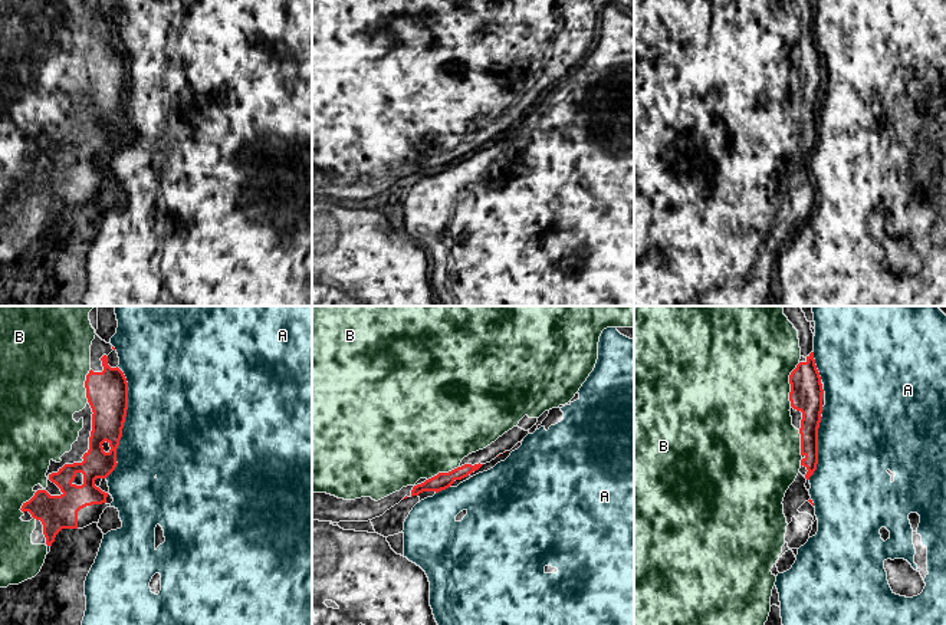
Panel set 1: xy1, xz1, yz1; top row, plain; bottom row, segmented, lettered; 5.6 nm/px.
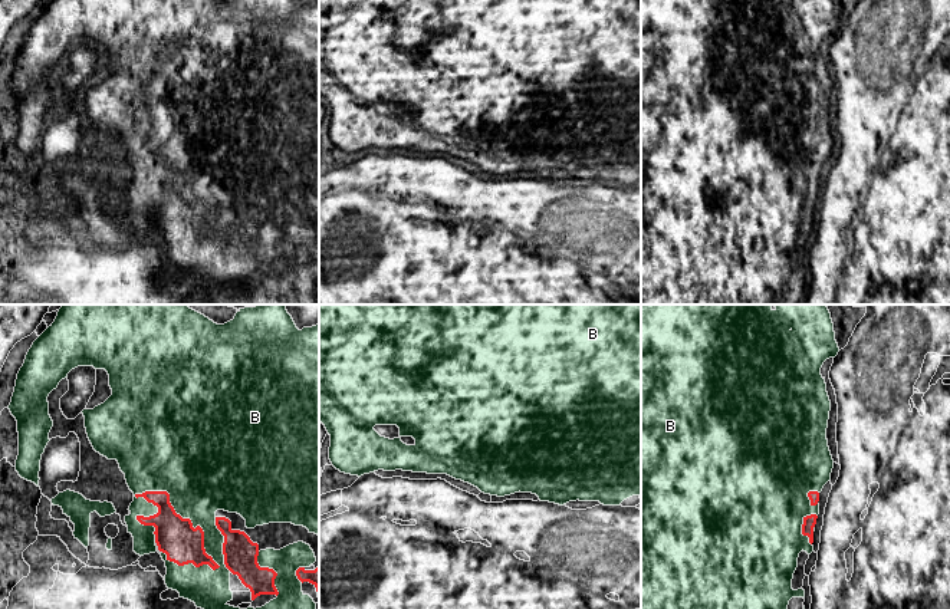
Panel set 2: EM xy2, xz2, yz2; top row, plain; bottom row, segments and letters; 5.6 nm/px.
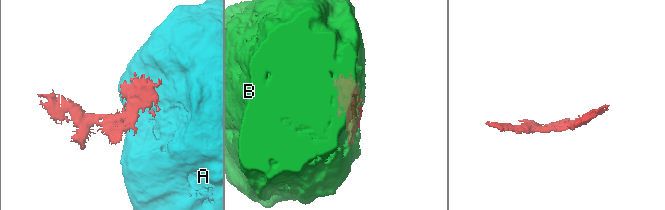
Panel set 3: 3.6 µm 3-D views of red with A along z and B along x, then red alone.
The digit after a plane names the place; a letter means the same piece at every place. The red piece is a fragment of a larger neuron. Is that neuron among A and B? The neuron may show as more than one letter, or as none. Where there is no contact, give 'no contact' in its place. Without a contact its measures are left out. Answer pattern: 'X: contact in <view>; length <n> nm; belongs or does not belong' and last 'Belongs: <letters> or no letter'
A: contact in xy1; length 650 nm; does not belong
B: contact in xy2; length 650 nm; belongs
Belongs: B

